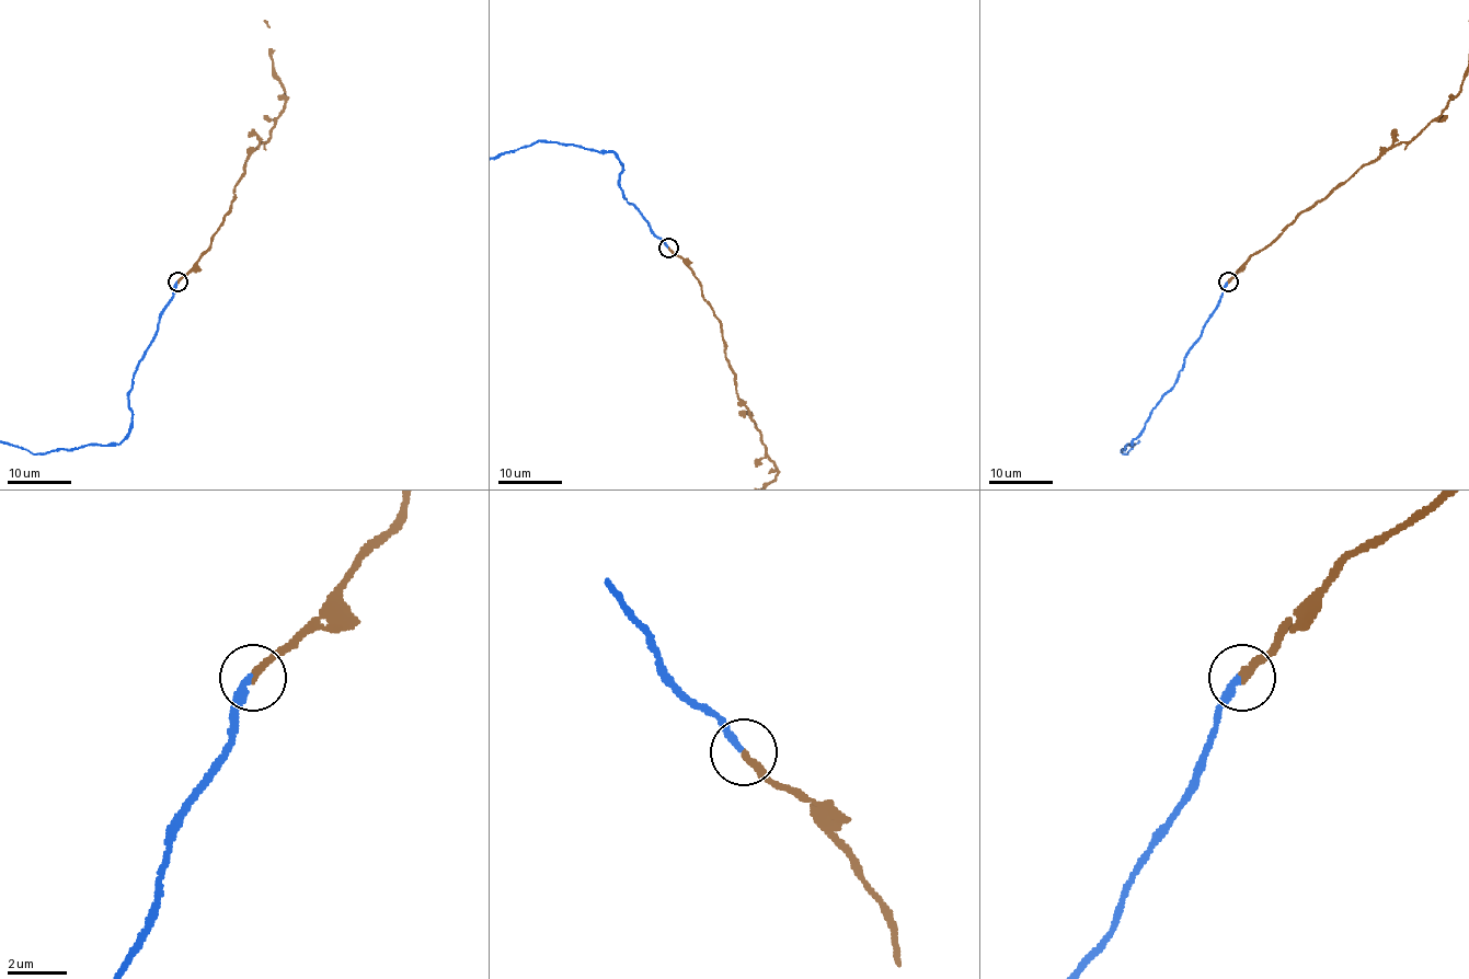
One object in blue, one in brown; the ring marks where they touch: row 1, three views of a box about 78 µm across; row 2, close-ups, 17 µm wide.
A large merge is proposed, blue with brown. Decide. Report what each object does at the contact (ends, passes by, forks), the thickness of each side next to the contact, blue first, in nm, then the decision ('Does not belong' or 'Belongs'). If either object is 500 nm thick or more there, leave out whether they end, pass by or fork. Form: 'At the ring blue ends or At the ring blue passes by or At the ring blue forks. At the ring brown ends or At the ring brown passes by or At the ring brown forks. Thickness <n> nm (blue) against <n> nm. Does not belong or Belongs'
At the ring blue ends. At the ring brown ends. Thickness 200 nm (blue) against 240 nm. Belongs

